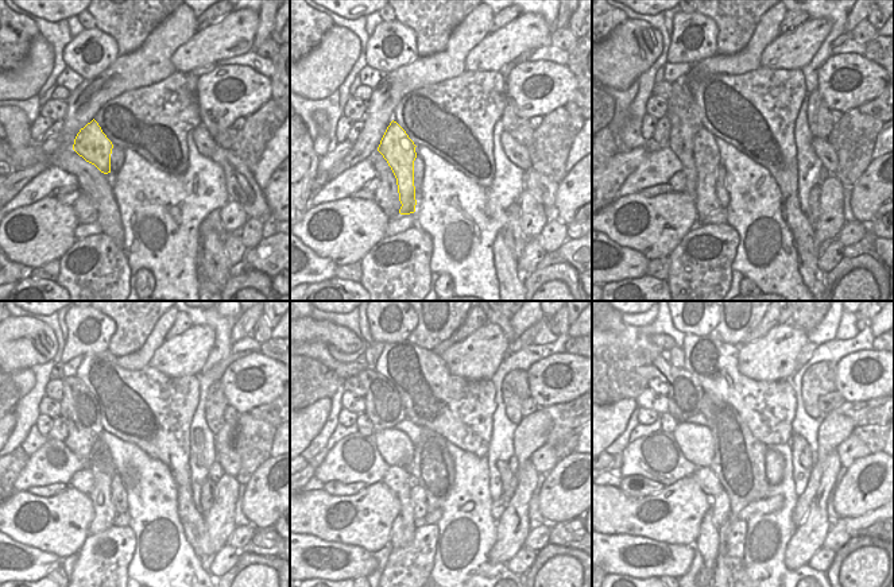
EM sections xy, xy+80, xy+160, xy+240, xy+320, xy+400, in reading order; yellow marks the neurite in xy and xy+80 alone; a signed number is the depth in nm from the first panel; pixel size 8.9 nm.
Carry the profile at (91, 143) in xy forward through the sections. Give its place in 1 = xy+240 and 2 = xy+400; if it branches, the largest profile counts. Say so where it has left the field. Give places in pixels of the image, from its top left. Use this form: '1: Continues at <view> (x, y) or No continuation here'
1: Continues at xy+240 (101, 463)
2: Continues at xy+400 (705, 544)

